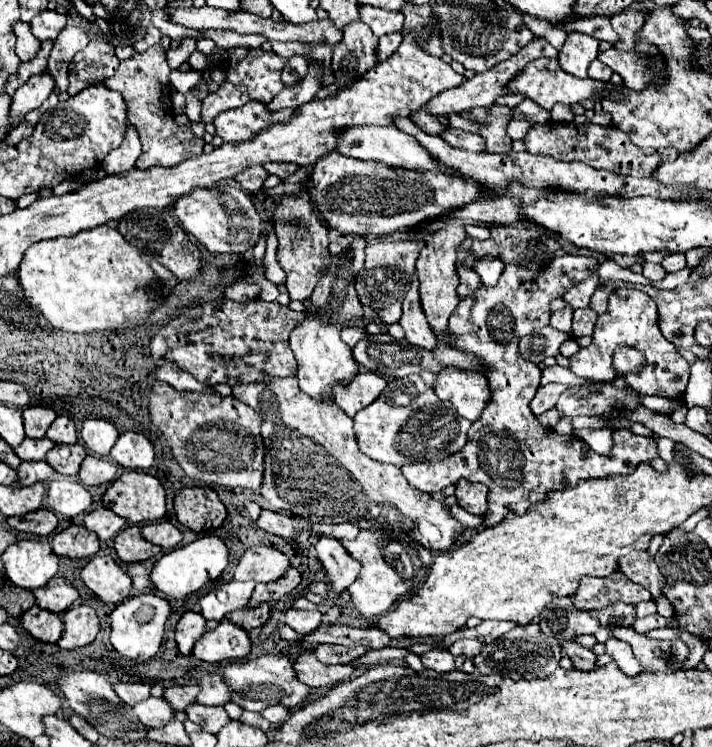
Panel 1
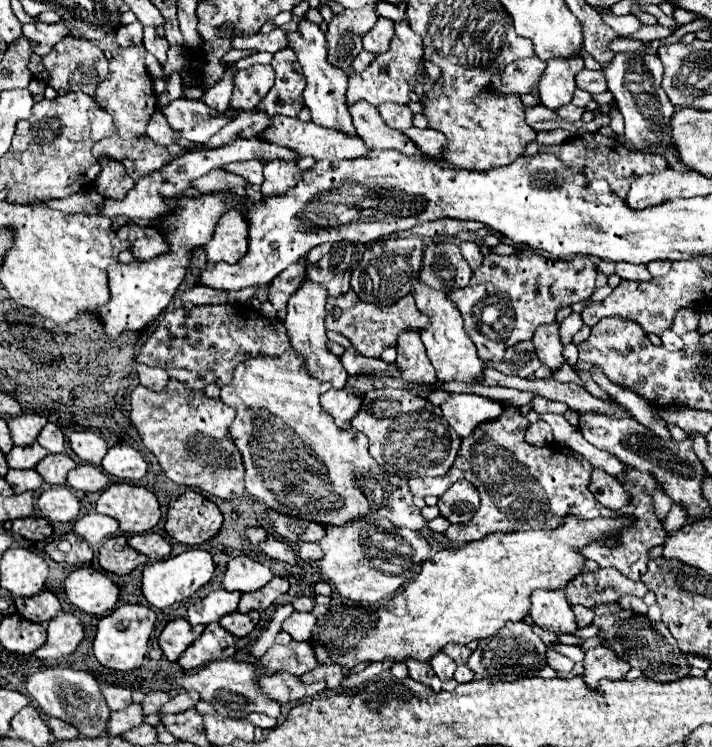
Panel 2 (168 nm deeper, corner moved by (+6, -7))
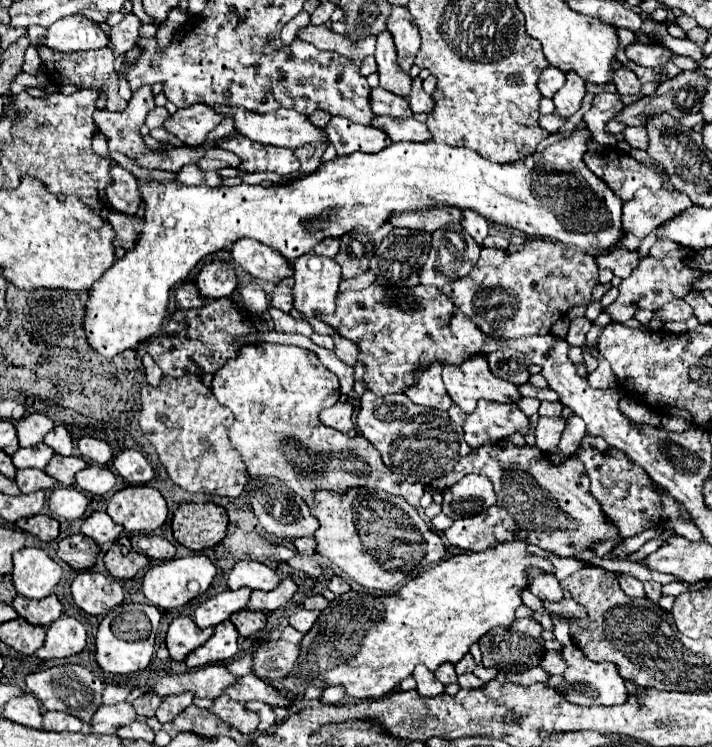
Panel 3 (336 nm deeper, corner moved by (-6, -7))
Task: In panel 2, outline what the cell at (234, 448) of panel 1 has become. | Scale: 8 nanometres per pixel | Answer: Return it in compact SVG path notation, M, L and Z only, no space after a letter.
M168 380L160 394L136 386L130 404L130 422L140 432L142 444L158 458L166 478L216 498L238 498L244 494L242 458L228 434L228 426L236 416L234 408L218 398L208 398L202 390L188 390L178 380Z

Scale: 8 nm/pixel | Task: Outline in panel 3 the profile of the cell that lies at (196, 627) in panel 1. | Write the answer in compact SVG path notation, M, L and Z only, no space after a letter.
M176 618L168 628L166 646L174 660L184 660L190 652L200 648L212 634L214 628L198 628L192 618Z

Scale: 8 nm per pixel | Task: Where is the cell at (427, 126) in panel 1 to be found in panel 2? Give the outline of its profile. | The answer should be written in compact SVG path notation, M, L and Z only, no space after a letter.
M380 104L380 108L376 108L382 116L382 120L396 130L406 130L412 126L412 112L408 106L400 106L400 104Z

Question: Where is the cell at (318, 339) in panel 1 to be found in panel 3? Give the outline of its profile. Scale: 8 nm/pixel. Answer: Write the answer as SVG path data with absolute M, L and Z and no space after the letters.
M308 254L294 264L294 308L302 318L334 314L340 284L340 266L332 258Z

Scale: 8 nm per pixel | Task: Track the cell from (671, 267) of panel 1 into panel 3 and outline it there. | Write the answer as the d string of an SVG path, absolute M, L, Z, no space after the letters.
M658 240L658 242L650 248L650 256L656 258L656 260L664 260L664 256L666 256L672 248L676 248L676 244L672 244L672 242L668 242L668 240Z

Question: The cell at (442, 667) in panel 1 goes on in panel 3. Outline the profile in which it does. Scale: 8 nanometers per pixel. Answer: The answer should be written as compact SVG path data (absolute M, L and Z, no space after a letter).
M424 666L414 668L412 676L414 676L414 680L418 682L416 690L420 692L420 696L424 696L424 698L434 698L434 696L440 696L440 694L444 692L444 684L442 684L440 680L436 680L436 676L434 676L428 668L424 668Z

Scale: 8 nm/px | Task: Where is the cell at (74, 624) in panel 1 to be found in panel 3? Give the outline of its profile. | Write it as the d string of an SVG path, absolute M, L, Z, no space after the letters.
M62 616L46 630L46 644L34 654L42 660L68 658L80 654L86 646L86 626L76 618Z

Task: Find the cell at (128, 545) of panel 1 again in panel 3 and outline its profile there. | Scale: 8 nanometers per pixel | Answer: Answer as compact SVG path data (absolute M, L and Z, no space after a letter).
M124 536L120 538L104 556L104 566L106 570L118 578L118 580L128 580L134 578L142 568L150 564L148 556L142 556L130 548L130 540Z

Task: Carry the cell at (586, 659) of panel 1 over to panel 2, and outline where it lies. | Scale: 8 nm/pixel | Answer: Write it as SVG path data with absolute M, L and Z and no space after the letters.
M548 648L548 652L546 652L546 656L548 656L546 664L548 664L552 670L556 670L556 672L560 672L560 670L562 670L562 672L570 672L570 670L574 668L574 662L572 662L570 658L566 658L566 656L550 650L550 648Z

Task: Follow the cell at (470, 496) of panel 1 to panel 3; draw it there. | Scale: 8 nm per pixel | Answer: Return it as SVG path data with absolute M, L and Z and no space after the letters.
M468 474L452 488L444 490L442 512L452 520L470 518L488 510L496 502L492 482L480 474Z

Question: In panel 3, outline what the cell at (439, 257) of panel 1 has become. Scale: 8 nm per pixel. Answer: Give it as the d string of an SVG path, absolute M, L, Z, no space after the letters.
M472 356L458 366L444 364L442 380L454 404L458 404L466 414L476 408L480 398L494 402L516 402L520 398L516 384L492 374L486 356Z

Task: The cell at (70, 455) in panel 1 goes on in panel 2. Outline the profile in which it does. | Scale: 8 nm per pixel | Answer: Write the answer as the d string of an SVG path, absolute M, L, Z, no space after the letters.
M48 454L44 460L36 464L36 472L50 486L64 486L66 474L76 468L76 462L68 454Z

